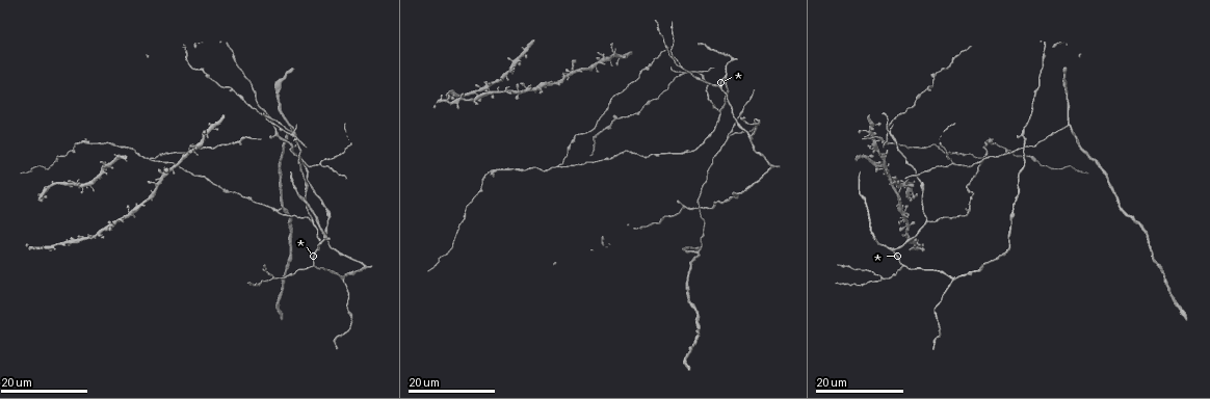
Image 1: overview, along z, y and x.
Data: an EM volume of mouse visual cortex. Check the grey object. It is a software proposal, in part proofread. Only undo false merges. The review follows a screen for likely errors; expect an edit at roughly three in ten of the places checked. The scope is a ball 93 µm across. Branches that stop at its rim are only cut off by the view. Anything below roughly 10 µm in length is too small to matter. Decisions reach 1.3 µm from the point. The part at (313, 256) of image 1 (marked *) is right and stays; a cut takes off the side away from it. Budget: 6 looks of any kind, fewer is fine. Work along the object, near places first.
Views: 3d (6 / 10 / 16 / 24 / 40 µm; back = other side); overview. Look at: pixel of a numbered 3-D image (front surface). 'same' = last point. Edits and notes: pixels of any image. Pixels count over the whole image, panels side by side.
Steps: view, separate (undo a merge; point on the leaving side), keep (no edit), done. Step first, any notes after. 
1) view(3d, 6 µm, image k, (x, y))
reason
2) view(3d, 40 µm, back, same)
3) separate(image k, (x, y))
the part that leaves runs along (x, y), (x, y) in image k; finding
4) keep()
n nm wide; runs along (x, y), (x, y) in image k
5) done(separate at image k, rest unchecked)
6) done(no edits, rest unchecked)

view(3d, 24 µm, image 1, (750, 136))
three arms meet

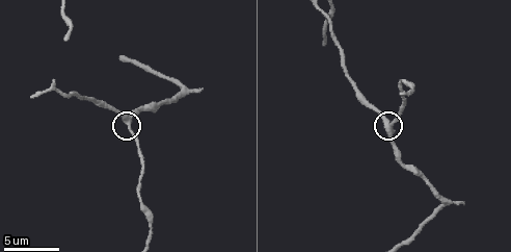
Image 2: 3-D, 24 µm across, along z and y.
view(3d, 10 µm, image 2, (130, 123))
closer look

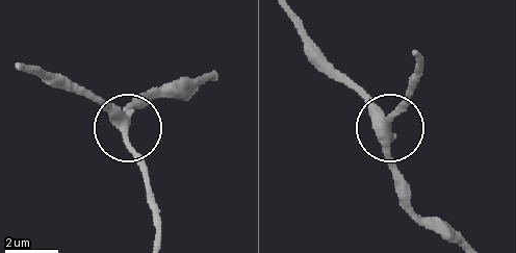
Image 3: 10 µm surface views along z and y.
keep()
340 nm wide; runs along (17, 65), (61, 76), (108, 105), (126, 125), (149, 191) in image 3; one cell here

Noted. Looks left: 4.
view(3d, 16 µm, image 1, (1026, 144))
branch point

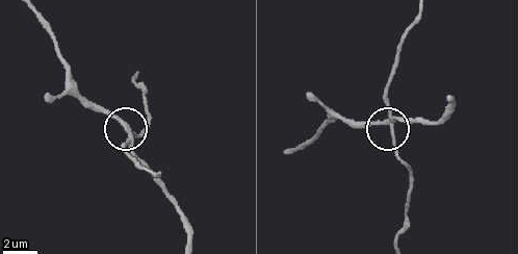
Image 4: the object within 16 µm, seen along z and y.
view(3d, 10 µm, image 4, (390, 129))

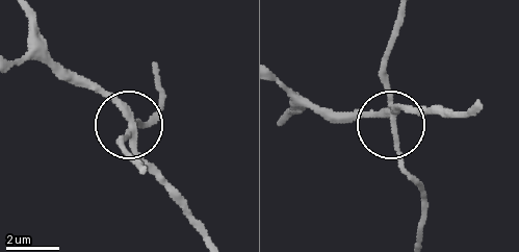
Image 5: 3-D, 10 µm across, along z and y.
separate(image 5, (123, 140))
side arm 56 µm; the part that leaves runs along (130, 129), (157, 108), (157, 77) in image 5; two cells meet here

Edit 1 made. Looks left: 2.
done(separate at image 5, rest unchecked)

